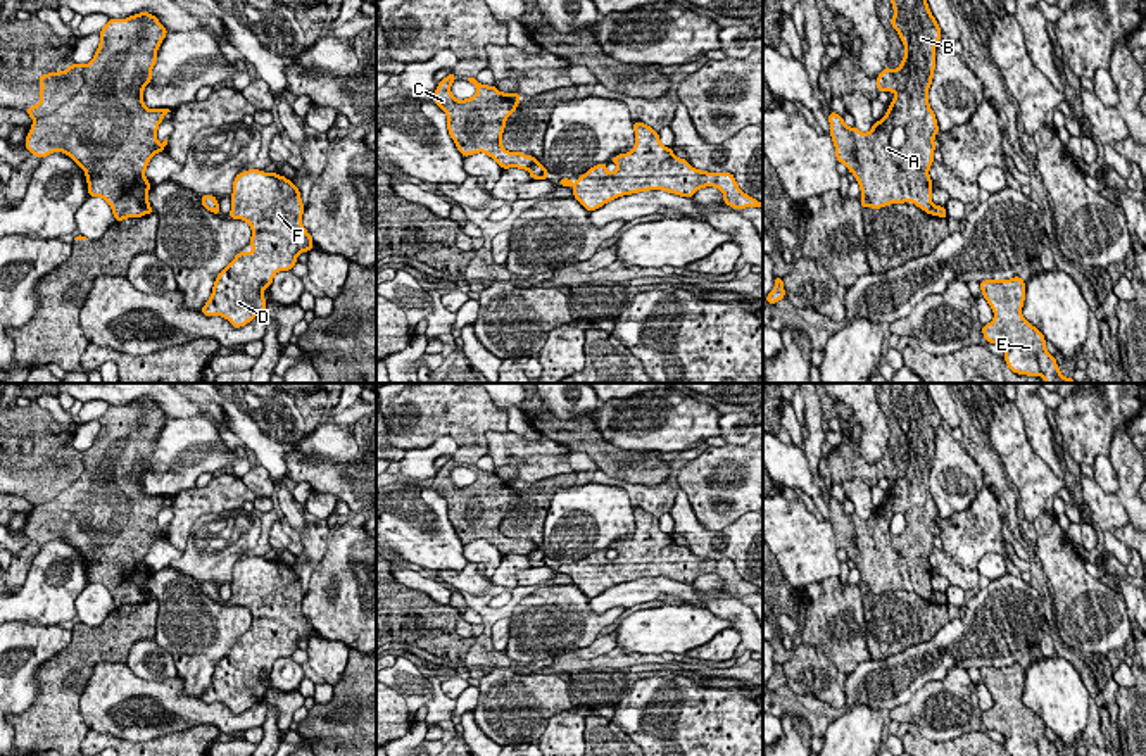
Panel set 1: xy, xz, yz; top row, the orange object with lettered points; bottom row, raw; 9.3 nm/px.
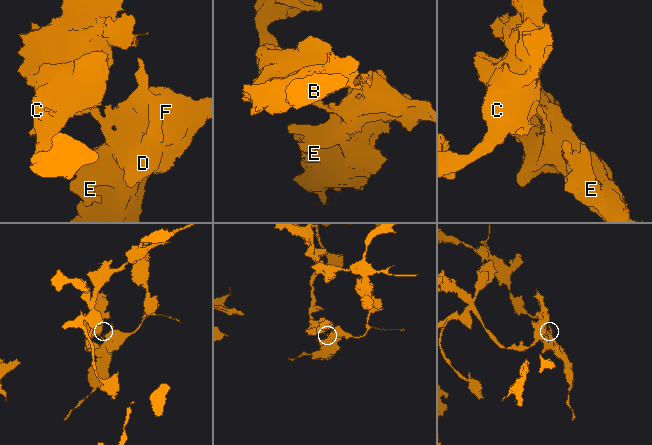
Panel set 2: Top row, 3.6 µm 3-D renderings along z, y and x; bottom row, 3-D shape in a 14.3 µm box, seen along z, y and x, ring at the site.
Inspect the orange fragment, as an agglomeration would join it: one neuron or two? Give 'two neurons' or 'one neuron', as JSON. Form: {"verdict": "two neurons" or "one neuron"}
{"verdict": "two neurons"}

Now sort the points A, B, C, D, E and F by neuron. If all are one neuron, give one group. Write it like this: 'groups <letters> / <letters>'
groups A B C / D E F

